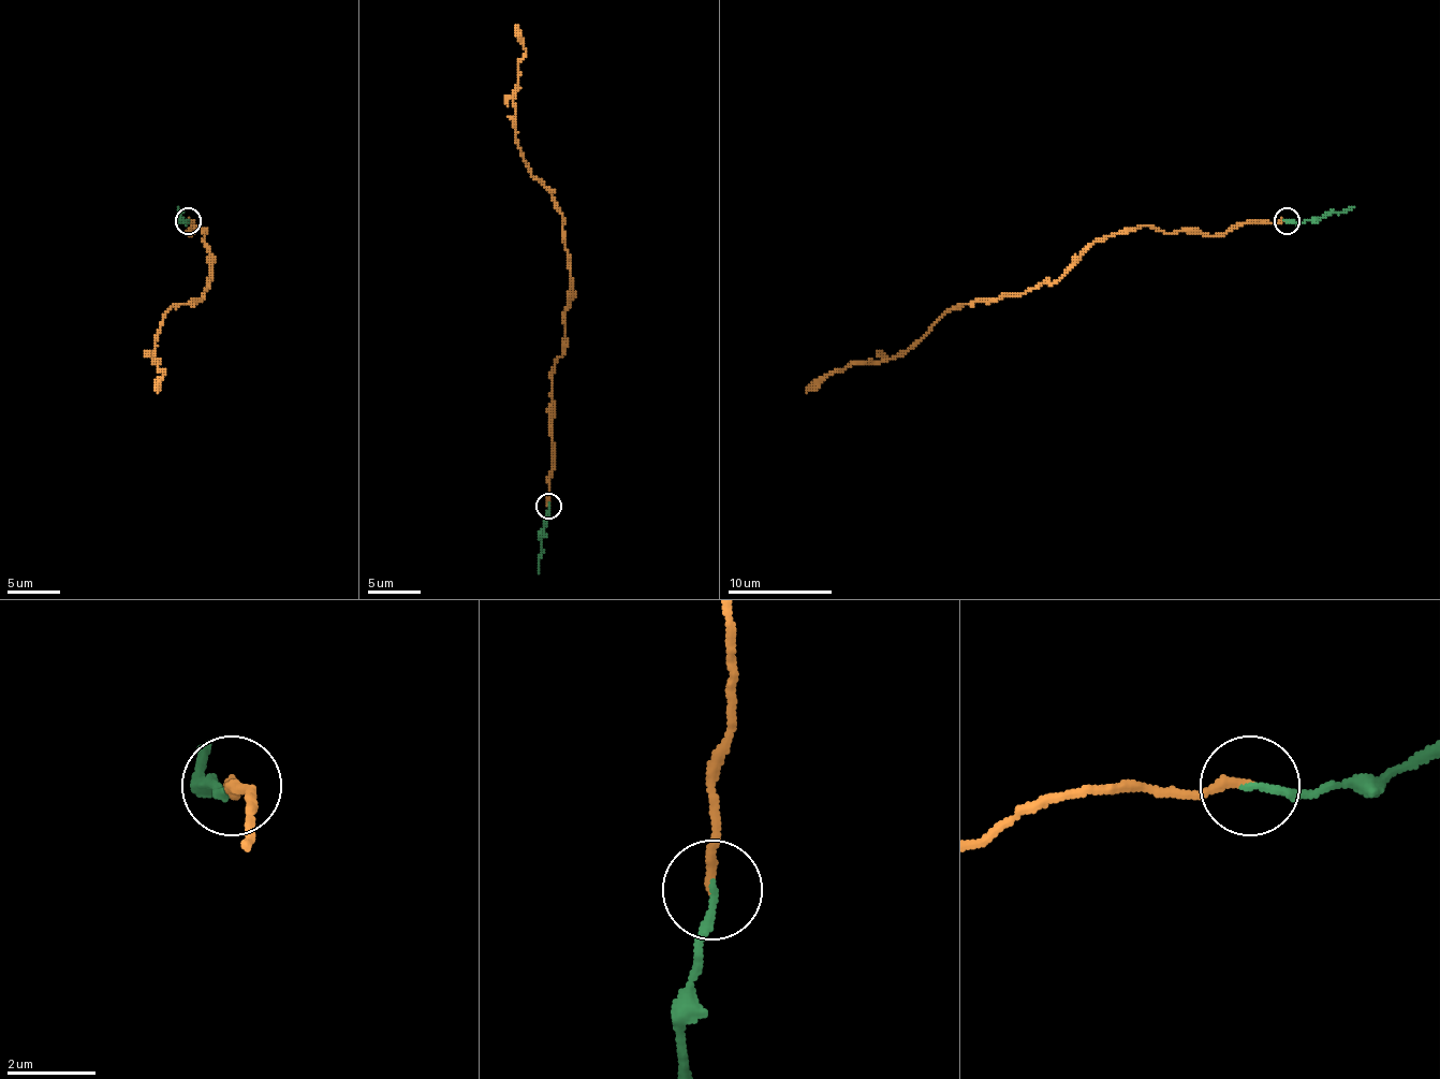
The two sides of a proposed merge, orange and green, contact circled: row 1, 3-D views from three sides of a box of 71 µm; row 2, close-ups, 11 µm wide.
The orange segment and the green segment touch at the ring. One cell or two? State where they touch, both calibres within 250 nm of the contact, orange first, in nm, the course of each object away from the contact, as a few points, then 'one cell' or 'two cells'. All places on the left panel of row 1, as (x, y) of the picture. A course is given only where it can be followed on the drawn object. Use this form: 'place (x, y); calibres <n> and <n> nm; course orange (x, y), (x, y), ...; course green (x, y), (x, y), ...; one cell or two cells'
place (188, 221); calibres 220 and 170 nm; course orange (189, 220), (191, 236), (193, 225), (204, 236), (209, 286), (165, 314), (152, 361), (165, 374), (157, 392); course green (189, 220), (186, 222), (178, 207); two cells

